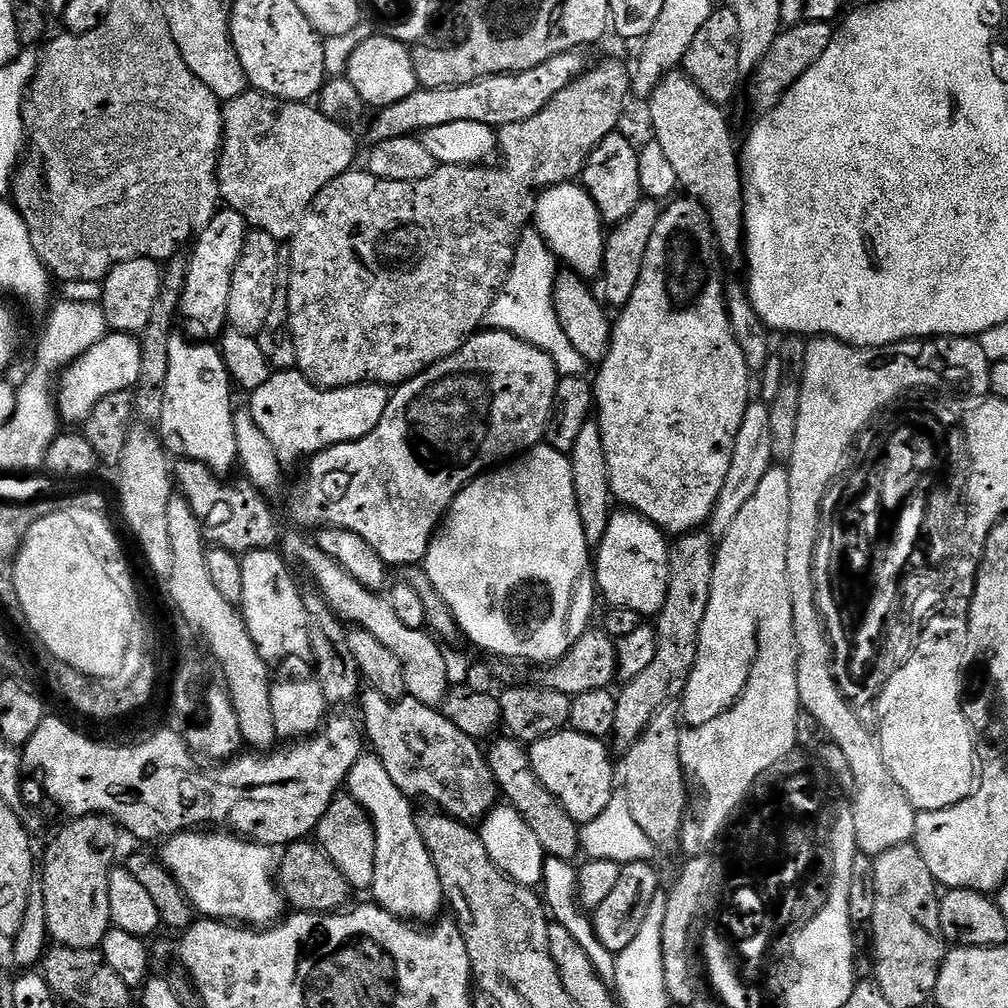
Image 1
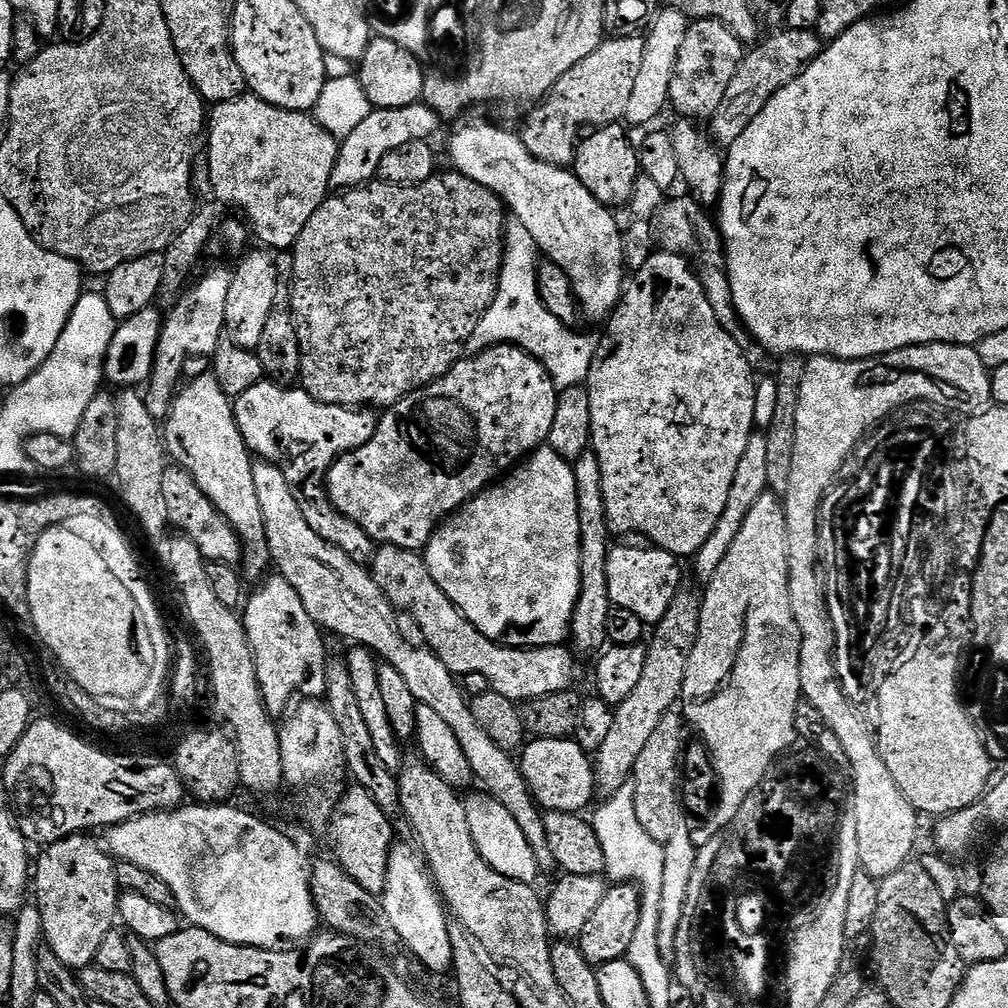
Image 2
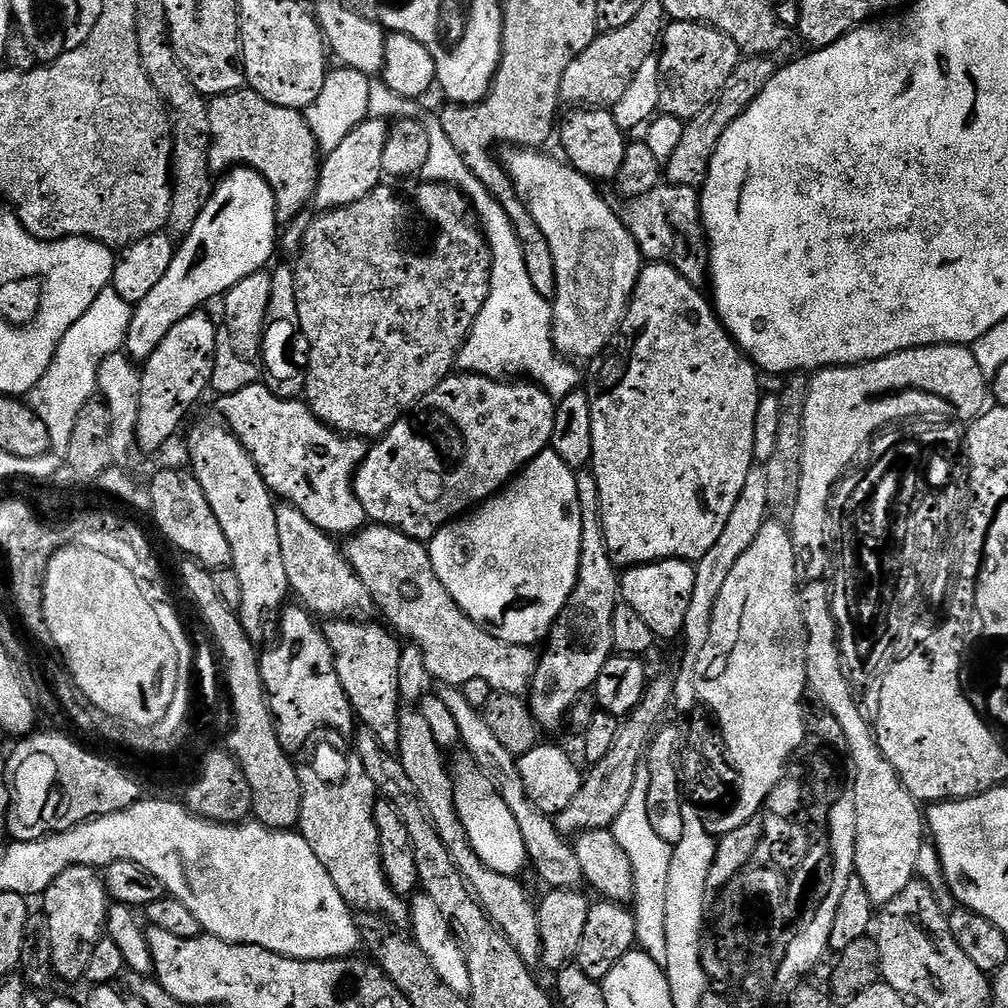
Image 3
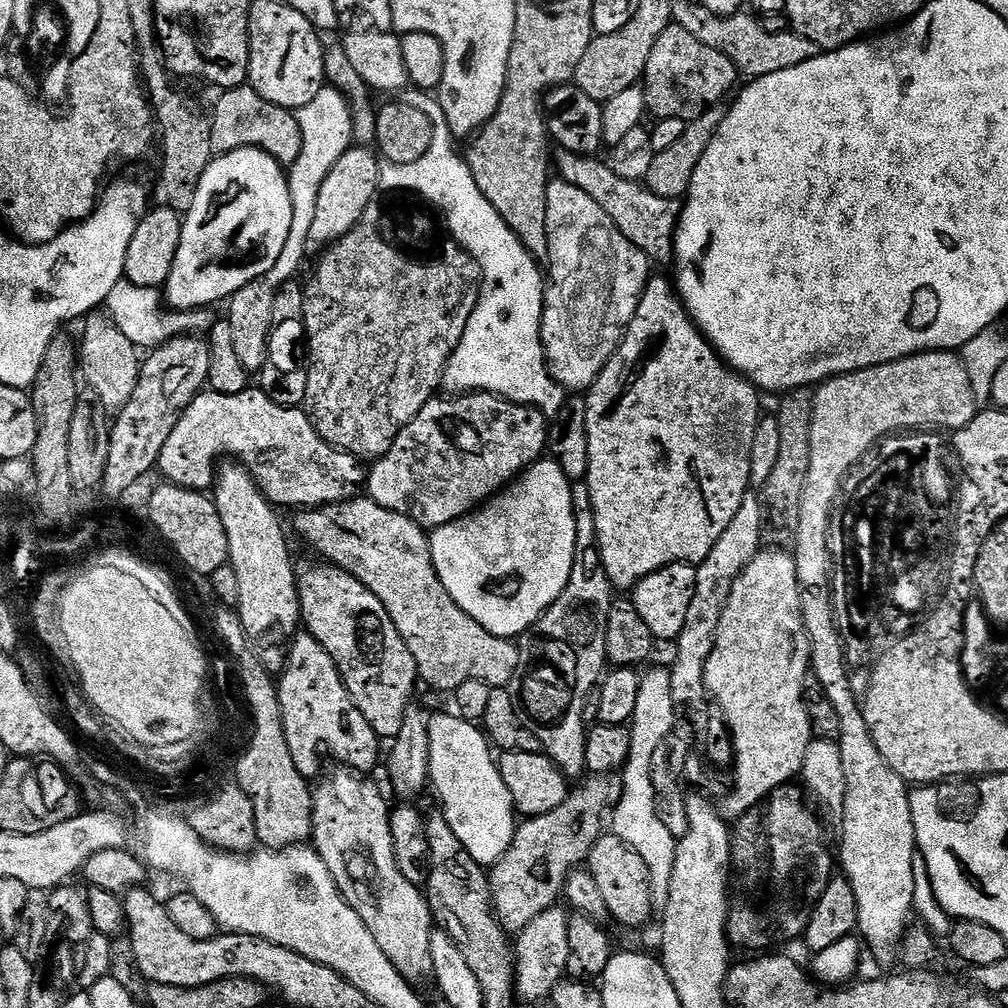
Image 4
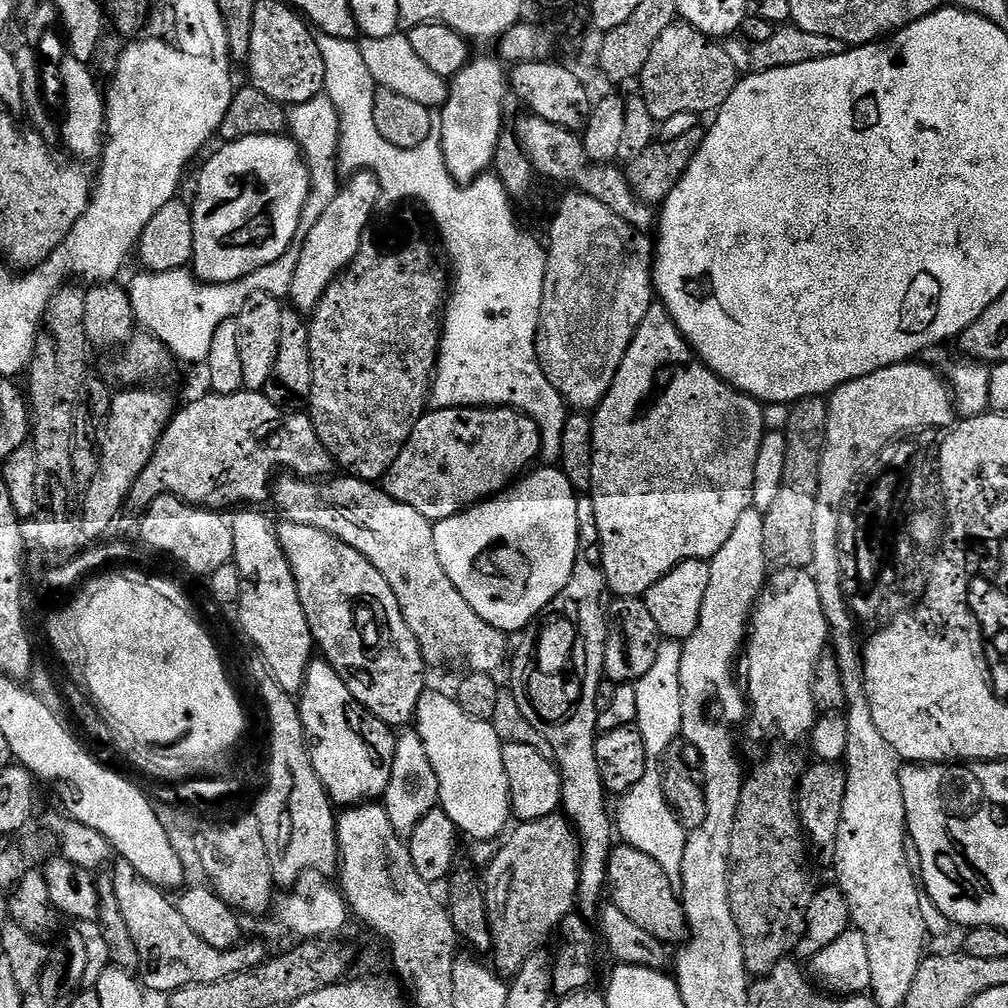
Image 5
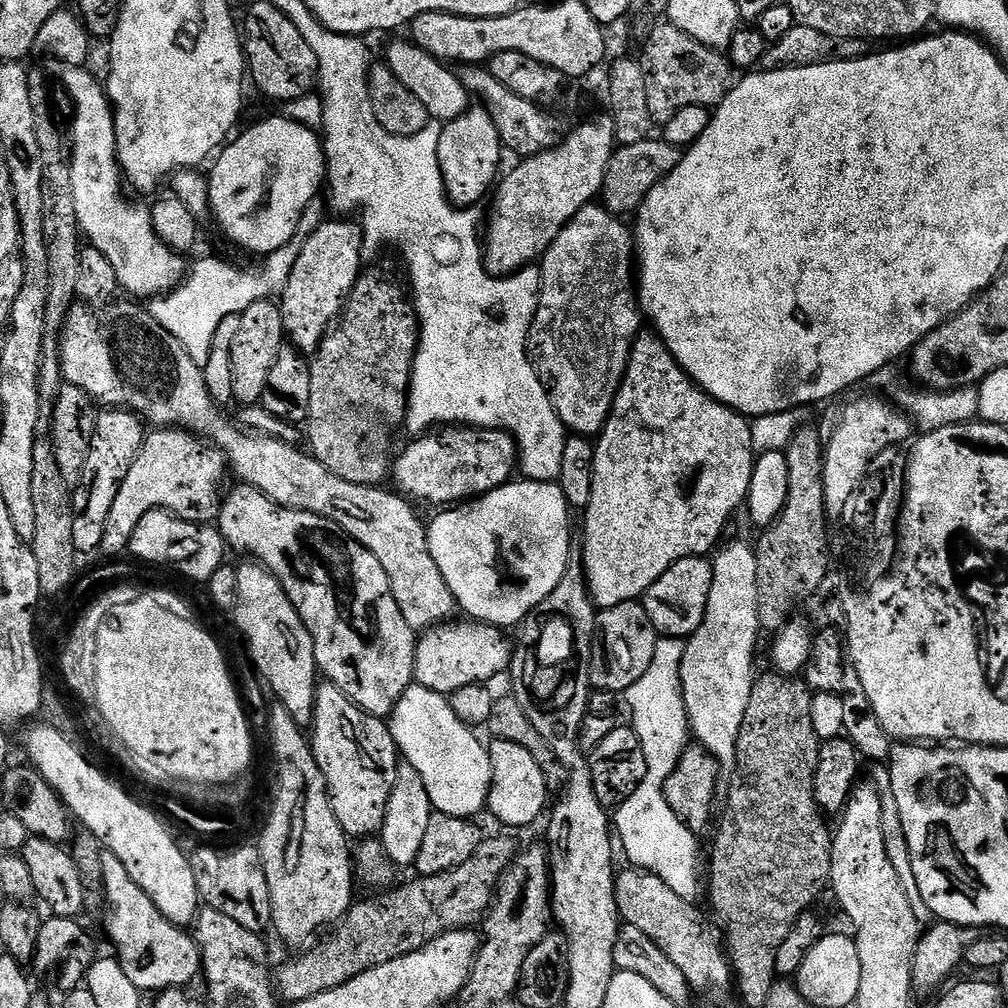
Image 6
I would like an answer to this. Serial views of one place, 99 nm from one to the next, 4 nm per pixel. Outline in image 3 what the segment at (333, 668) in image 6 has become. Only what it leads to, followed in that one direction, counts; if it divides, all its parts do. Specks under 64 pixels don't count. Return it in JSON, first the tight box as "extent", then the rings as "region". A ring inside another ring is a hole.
{"extent":[323,618,402,754],"region":[[[332,618],[323,625],[324,637],[332,651],[342,690],[346,690],[348,701],[352,703],[355,719],[369,728],[388,752],[396,754],[400,750],[398,716],[402,701],[398,686],[398,662],[402,644],[383,623],[368,623],[372,622],[364,618]]]}

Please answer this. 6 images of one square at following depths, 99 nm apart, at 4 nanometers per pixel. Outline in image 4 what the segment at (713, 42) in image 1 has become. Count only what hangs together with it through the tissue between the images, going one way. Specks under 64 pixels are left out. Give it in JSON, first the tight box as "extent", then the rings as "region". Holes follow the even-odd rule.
{"extent":[642,23,737,122],"region":[[[672,23],[662,30],[662,38],[654,42],[650,62],[646,62],[642,87],[648,112],[654,114],[656,120],[682,118],[687,122],[717,107],[721,103],[720,99],[732,87],[737,87],[736,80],[736,67],[725,52],[719,52],[714,46],[706,46],[706,42],[694,38],[690,30],[682,30],[682,26]]]}

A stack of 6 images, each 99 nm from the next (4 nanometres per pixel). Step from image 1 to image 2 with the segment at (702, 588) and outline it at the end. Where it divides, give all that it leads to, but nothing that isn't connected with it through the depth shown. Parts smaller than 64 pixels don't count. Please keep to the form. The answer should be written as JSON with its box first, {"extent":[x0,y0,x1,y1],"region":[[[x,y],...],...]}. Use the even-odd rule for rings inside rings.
{"extent":[594,586,702,798],"region":[[[688,586],[681,587],[680,593],[670,604],[670,610],[651,629],[650,639],[646,644],[648,649],[646,670],[642,673],[642,679],[639,680],[638,687],[630,693],[630,698],[626,698],[626,702],[615,705],[616,713],[614,714],[614,723],[610,729],[610,735],[602,742],[600,749],[594,753],[596,790],[601,797],[604,795],[604,798],[612,798],[615,797],[612,796],[615,792],[620,792],[623,788],[625,791],[626,785],[632,779],[634,762],[638,762],[642,750],[649,744],[650,737],[654,735],[654,730],[658,730],[658,722],[662,722],[664,715],[677,707],[676,703],[681,703],[682,686],[686,682],[686,666],[690,666],[690,654],[694,650],[694,642],[698,638],[701,603],[702,596],[699,591],[695,592]]]}

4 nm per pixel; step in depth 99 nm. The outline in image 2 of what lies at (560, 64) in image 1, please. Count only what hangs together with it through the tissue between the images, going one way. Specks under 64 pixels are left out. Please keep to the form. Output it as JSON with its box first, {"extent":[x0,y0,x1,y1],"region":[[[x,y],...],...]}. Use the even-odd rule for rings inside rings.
{"extent":[330,102,440,190],"region":[[[423,102],[397,108],[373,108],[372,113],[362,118],[361,124],[349,136],[340,140],[338,162],[334,164],[334,174],[330,174],[332,188],[347,190],[373,183],[382,166],[382,158],[386,158],[390,150],[398,150],[398,146],[406,146],[406,142],[411,140],[431,141],[440,127],[440,115]]]}

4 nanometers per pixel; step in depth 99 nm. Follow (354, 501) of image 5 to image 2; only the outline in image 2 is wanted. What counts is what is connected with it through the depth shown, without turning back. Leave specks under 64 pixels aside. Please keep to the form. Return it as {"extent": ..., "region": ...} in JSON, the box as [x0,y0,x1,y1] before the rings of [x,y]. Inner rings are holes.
{"extent":[370,544,580,702],"region":[[[389,544],[377,547],[370,571],[392,607],[397,612],[409,612],[414,616],[422,626],[422,634],[426,634],[427,647],[442,658],[457,677],[486,674],[492,691],[517,702],[537,700],[577,687],[580,664],[571,647],[551,644],[545,648],[510,648],[486,638],[460,613],[456,603],[440,589],[438,582],[434,582],[420,552],[407,552]]]}

